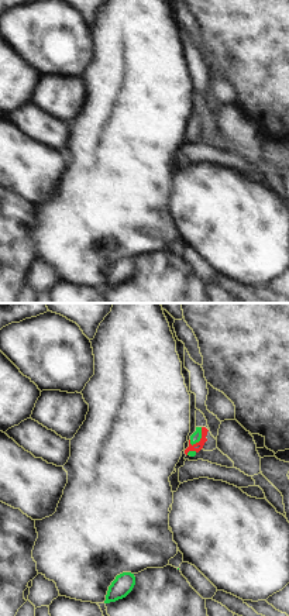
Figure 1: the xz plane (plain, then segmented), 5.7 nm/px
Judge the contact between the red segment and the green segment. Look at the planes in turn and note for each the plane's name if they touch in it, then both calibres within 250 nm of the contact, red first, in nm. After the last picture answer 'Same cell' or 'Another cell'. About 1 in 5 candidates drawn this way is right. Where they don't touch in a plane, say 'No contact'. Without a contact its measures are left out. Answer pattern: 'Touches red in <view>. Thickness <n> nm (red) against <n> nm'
Touches red in xz. Thickness 50 nm (red) against 60 nm

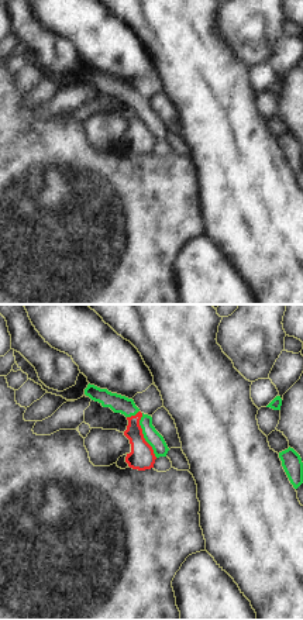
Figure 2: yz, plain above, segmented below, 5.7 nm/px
Touches red in yz. Thickness 140 nm (red) against 90 nm

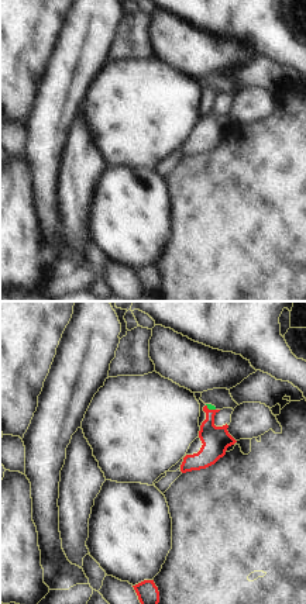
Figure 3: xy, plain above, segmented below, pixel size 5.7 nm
Touches red in xy. Thickness 160 nm (red) against 30 nm

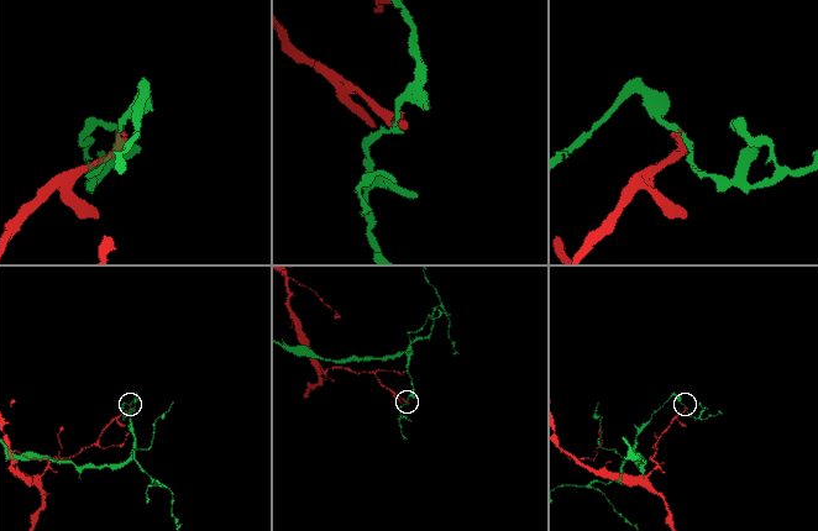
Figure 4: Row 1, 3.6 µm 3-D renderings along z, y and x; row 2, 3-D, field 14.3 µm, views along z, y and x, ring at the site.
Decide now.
Another cell

